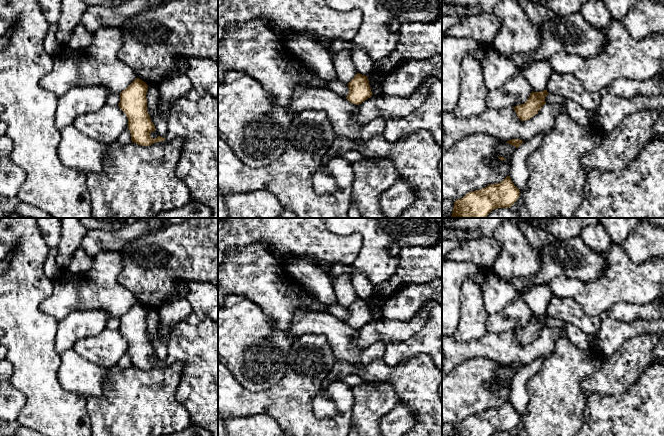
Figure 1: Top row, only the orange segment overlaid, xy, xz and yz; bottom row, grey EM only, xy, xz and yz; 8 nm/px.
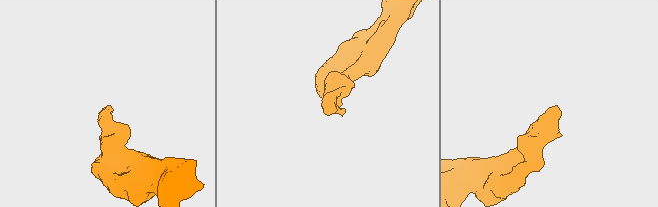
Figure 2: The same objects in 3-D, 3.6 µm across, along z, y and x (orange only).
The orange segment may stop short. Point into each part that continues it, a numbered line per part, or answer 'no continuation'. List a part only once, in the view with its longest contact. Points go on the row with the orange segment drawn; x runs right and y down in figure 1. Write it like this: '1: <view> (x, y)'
no continuation

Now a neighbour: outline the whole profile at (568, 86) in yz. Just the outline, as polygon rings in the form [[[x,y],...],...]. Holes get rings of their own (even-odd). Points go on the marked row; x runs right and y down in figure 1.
[[[553,72],[547,82],[546,90],[549,94],[570,99],[588,111],[598,110],[602,100],[599,92],[587,91],[578,78],[572,74]]]

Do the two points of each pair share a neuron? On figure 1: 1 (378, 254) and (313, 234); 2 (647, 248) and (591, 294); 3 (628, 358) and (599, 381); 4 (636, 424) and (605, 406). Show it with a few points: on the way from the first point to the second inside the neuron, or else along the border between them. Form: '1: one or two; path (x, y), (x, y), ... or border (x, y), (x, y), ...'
1: two; border (360, 234), (362, 247), (351, 265)
2: two; border (619, 244), (635, 263), (653, 258)
3: one; path (621, 365), (606, 380)
4: one; path (628, 424), (621, 422), (613, 414)

